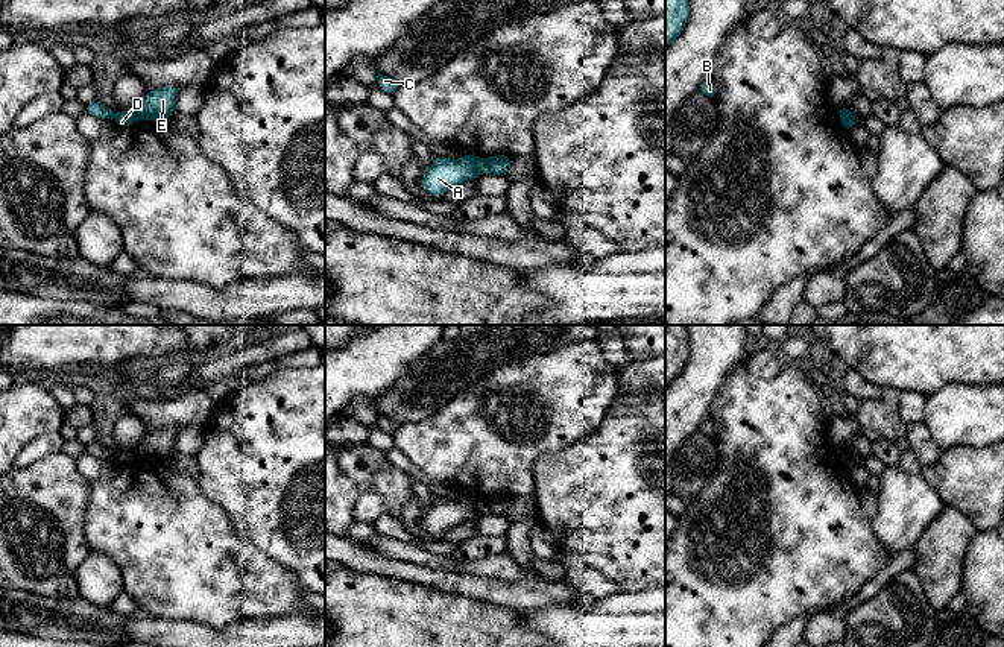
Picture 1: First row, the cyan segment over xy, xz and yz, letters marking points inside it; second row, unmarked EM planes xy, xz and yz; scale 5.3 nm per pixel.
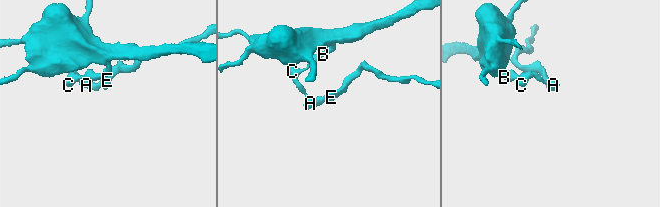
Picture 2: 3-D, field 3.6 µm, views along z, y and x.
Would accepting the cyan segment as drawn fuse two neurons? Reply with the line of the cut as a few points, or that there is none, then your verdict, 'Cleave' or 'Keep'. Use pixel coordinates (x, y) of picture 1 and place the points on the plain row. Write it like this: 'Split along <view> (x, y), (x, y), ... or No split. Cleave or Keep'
Split along xz (476, 498), (476, 506), (480, 512). Cleave

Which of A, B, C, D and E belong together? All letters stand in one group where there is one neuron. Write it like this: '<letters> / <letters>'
A B C D / E

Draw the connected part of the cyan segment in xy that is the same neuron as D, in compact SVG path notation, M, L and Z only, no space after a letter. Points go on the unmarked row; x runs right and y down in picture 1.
M93 440L91 443L85 445L85 451L97 459L105 459L105 460L111 460L112 456L117 457L117 465L120 468L126 468L126 466L132 466L134 463L137 463L138 457L135 453L132 451L118 451L117 454L105 447L103 443Z

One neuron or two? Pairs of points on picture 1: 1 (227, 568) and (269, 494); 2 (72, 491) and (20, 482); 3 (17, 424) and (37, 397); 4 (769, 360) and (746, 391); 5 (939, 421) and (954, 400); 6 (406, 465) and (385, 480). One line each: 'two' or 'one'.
1: two
2: one
3: one
4: two
5: one
6: two

